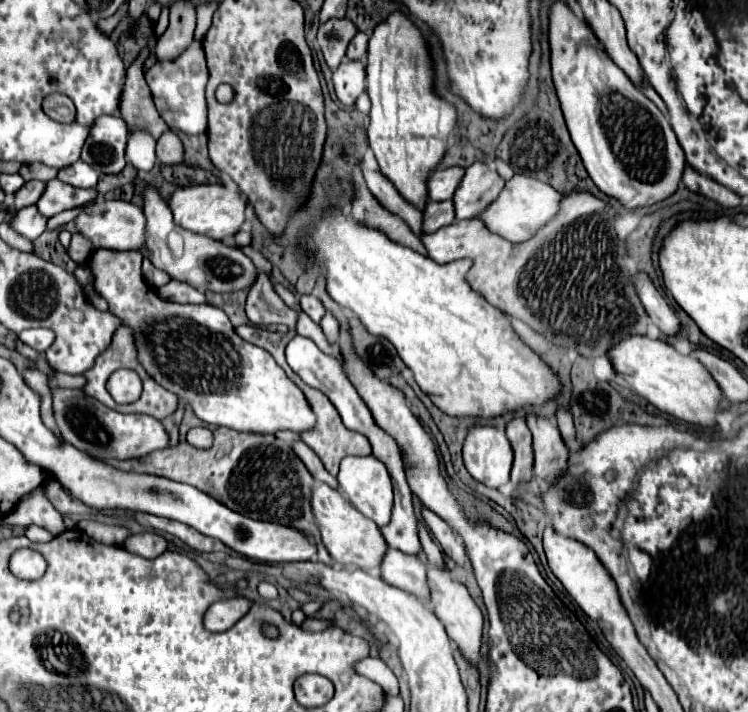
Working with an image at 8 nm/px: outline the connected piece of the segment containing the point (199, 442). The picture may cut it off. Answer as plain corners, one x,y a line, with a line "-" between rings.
194,427
194,429
188,431
186,441
190,445
194,445
194,447
202,447
202,449
210,447
210,443
212,443
212,431
208,427

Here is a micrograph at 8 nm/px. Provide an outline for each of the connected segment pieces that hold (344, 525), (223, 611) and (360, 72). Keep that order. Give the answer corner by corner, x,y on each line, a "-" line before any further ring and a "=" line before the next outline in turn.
316,483
312,487
312,513
316,517
316,525
320,529
320,537
330,557
340,565
356,565
364,571
376,571
380,567
382,555
386,551
384,537
374,521
366,519
360,511
356,511
340,491
332,489
326,483
=
244,595
216,601
208,607
208,611
204,615
204,627
208,631
226,631
238,619
242,619
250,609
252,609
252,601
=
344,59
340,67
332,75
334,81
334,91
340,99
342,105
350,107
354,101
364,93
364,63
360,61
348,61

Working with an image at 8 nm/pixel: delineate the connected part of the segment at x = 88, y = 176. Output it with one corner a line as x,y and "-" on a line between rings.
76,161
76,163
60,169
57,178
74,187
96,187
96,183
98,183
98,173
94,171
92,165
84,163
84,161

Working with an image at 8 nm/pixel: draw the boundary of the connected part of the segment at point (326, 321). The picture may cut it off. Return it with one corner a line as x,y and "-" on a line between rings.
326,313
324,319
320,321
320,327
324,329
324,335
330,343
336,343
338,341
338,331
340,331
340,323
338,319
332,315
332,313

